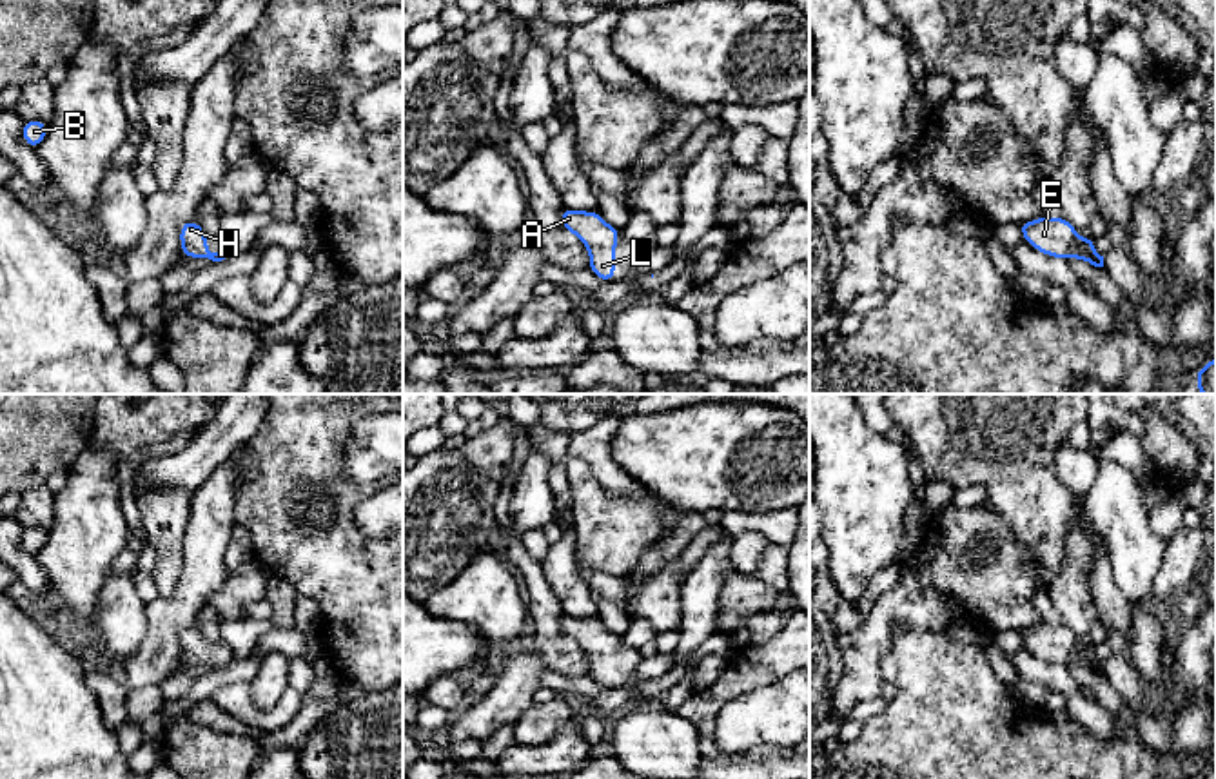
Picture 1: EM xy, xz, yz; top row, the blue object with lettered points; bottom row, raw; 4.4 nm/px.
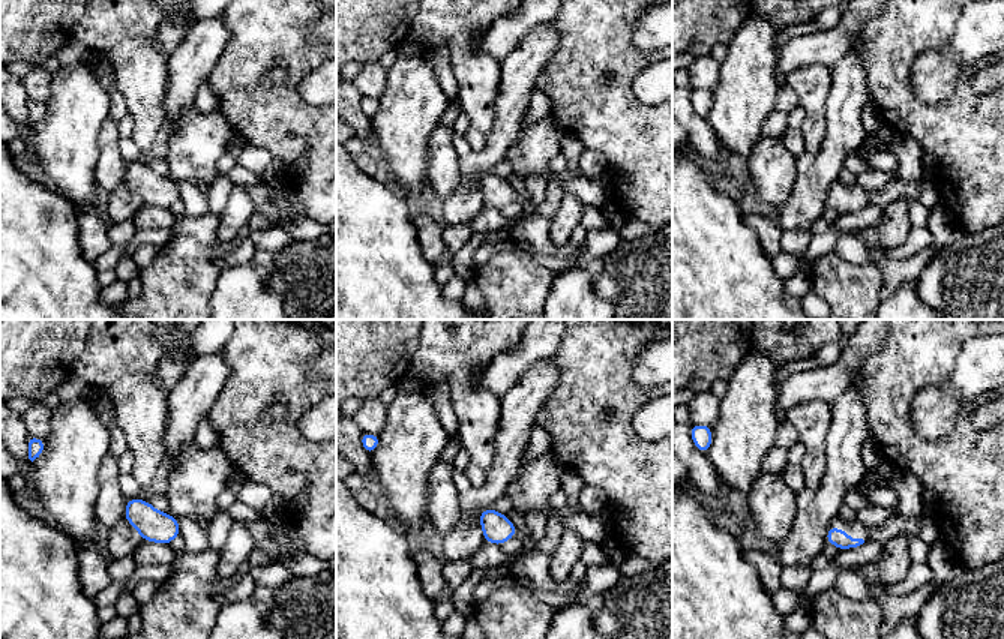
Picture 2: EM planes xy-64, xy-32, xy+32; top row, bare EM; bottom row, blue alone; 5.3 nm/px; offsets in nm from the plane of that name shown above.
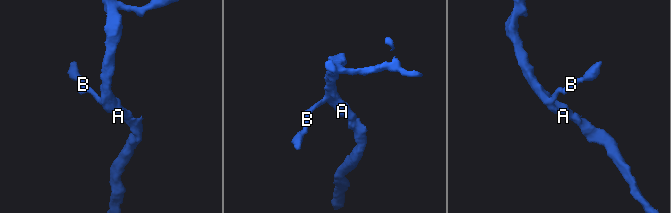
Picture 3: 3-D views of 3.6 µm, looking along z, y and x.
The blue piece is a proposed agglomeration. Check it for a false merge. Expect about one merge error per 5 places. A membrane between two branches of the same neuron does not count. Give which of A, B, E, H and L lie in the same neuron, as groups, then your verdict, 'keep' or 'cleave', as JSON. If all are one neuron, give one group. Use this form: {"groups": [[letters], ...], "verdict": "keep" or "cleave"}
{"groups": [["A", "B", "E", "H", "L"]], "verdict": "keep"}

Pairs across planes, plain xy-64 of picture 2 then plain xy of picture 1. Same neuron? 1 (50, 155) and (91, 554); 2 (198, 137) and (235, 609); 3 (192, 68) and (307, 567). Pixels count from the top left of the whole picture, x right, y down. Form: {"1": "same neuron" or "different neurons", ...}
{"1": "same neuron", "2": "same neuron", "3": "different neurons"}

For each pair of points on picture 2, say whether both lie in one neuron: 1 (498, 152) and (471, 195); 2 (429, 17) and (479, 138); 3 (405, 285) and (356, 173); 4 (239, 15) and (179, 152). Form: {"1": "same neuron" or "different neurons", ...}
{"1": "same neuron", "2": "same neuron", "3": "same neuron", "4": "different neurons"}

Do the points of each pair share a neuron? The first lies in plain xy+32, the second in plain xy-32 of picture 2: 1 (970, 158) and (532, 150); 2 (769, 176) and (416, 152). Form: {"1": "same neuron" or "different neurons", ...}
{"1": "different neurons", "2": "different neurons"}

